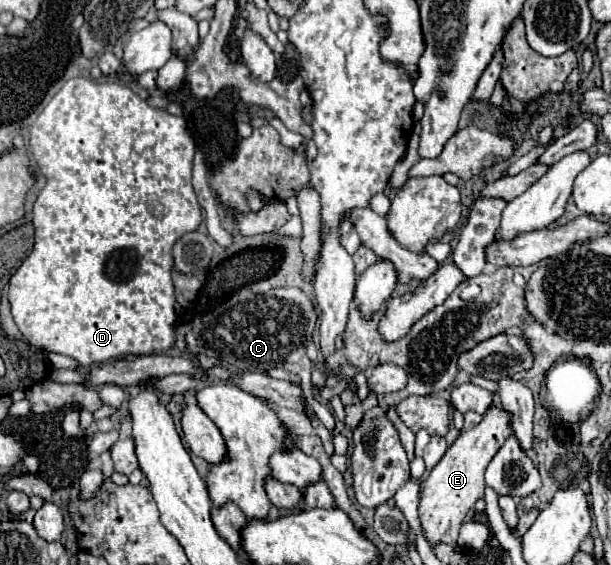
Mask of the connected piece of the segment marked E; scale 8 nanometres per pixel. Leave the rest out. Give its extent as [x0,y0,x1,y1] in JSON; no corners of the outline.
[418,406,510,546]

